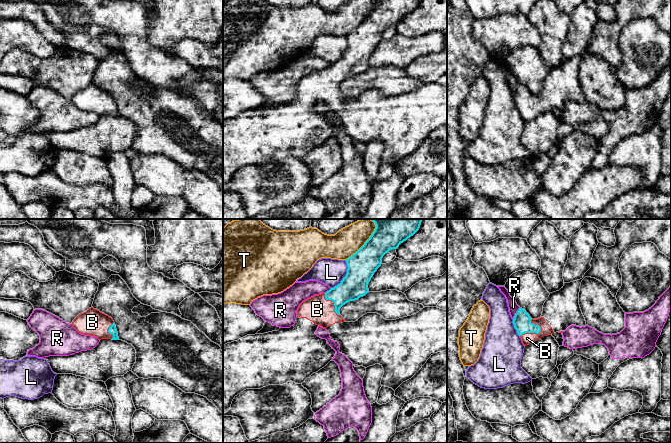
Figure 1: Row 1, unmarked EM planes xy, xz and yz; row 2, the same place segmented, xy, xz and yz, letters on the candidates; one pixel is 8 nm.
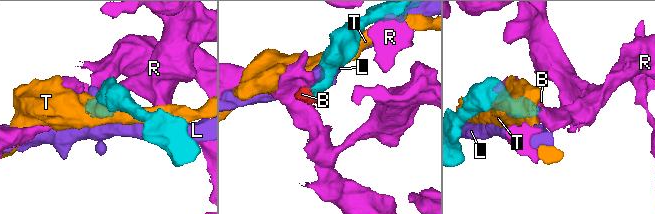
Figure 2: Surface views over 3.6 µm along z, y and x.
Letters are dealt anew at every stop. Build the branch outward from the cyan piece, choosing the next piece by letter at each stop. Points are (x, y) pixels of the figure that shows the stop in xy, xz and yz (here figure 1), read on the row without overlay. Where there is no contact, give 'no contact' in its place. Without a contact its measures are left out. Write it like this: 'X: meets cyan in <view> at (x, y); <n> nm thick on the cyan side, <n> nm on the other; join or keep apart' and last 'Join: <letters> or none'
B: meets cyan in yz at (532, 108); 140 nm thick on the cyan side, 90 nm on the other; join
L: meets cyan in xz at (345, 52); 240 nm thick on the cyan side, 220 nm on the other; keep apart
R: meets cyan in yz at (516, 89); 140 nm thick on the cyan side, 80 nm on the other; keep apart
T: meets cyan in xz at (365, 19); 240 nm thick on the cyan side, 220 nm on the other; keep apart
Join: B

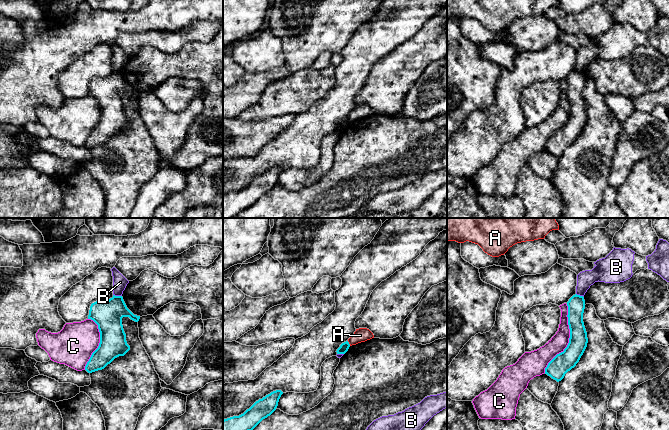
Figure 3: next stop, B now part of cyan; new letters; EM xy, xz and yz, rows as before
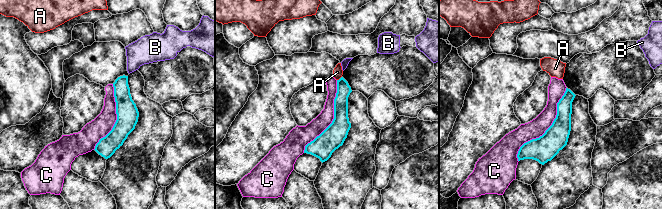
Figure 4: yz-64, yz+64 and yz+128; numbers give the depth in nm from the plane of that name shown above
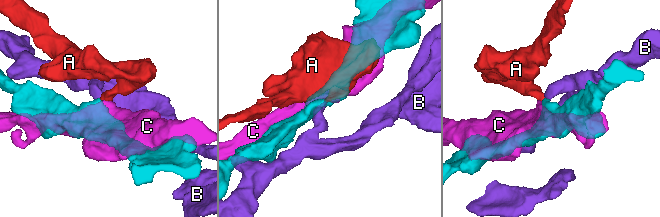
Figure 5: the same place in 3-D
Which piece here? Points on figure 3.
A: meets cyan in xz at (348, 119); 70 nm thick on the cyan side, 110 nm on the other; keep apart
B: meets cyan in xy at (117, 72); 220 nm thick on the cyan side, 110 nm on the other; keep apart
C: meets cyan in yz at (569, 115); 160 nm thick on the cyan side, 140 nm on the other; keep apart
Join: none

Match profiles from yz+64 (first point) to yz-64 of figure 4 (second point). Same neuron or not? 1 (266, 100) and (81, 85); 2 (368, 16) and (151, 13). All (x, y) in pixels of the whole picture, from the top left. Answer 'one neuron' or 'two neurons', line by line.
1: two neurons
2: two neurons

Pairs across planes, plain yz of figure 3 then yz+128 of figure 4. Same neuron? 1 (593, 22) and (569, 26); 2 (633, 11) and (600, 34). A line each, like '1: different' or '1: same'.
1: same
2: same

